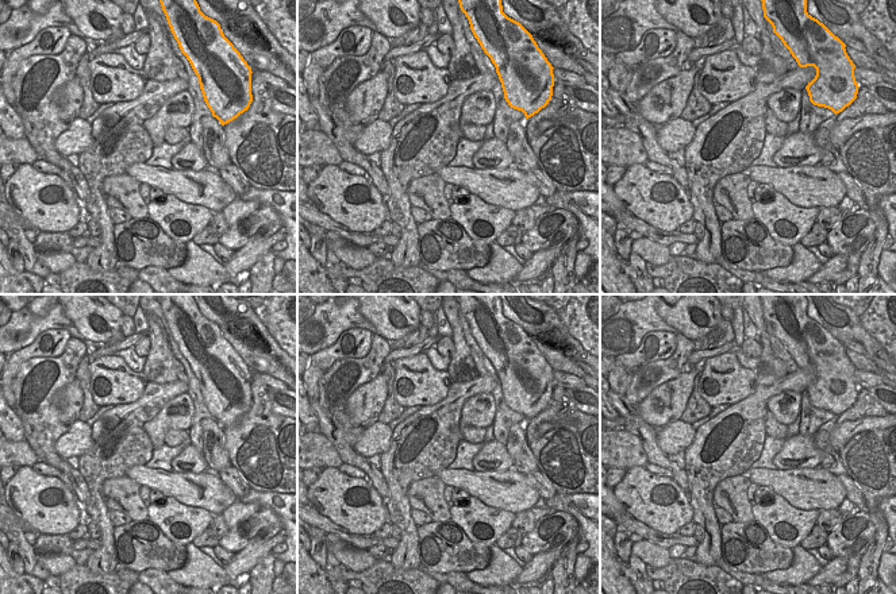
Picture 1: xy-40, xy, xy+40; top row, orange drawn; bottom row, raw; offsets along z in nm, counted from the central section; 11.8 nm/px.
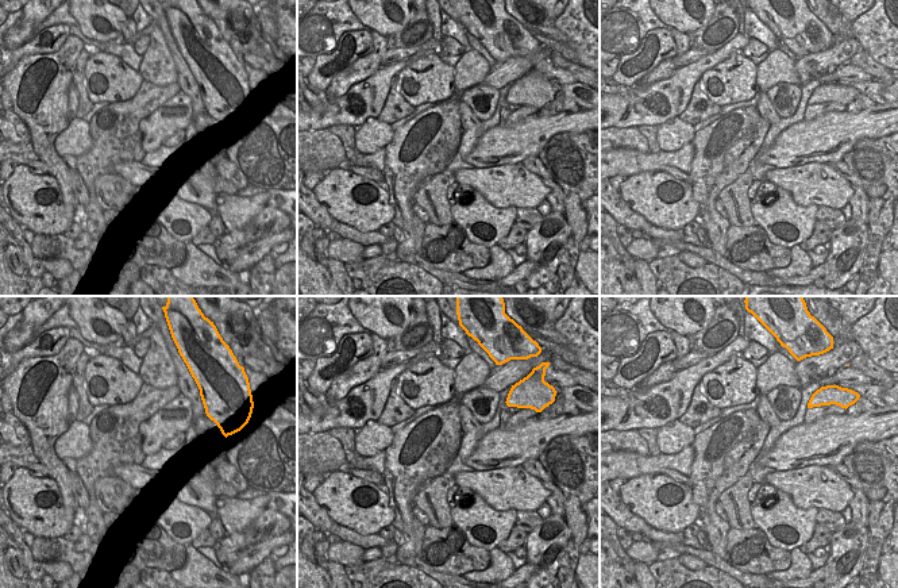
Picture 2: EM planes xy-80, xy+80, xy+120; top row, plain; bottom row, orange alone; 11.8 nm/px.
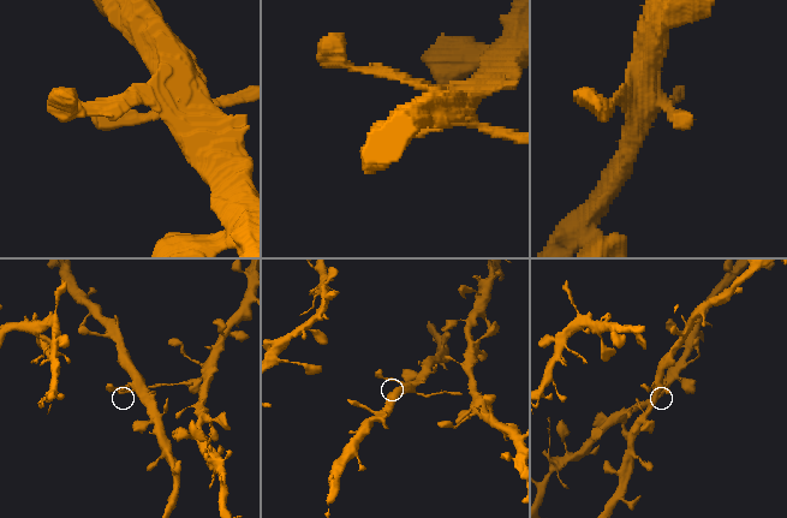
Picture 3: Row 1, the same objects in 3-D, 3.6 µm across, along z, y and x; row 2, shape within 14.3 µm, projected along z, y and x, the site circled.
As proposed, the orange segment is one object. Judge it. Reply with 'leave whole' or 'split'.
split

